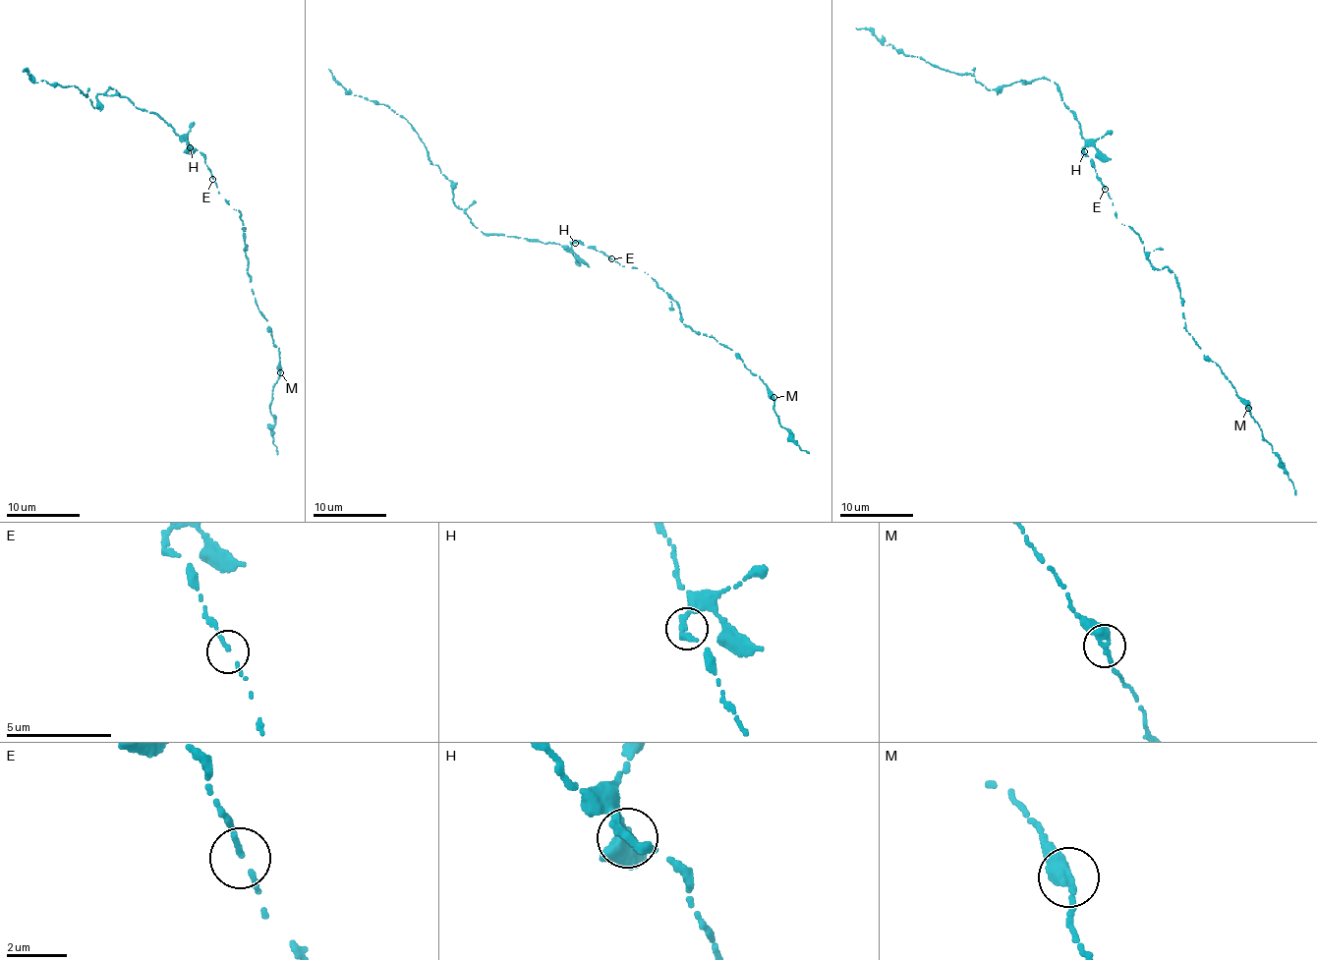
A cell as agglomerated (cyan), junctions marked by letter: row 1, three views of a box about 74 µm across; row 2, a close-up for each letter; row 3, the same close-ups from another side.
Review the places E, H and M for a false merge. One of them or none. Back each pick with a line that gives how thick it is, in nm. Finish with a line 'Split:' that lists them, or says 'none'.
Split: none

